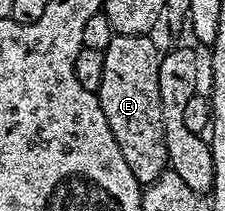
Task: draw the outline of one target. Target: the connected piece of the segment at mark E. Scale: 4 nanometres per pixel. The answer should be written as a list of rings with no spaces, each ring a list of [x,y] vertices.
[[[112,34],[109,45],[104,49],[105,69],[97,92],[99,104],[121,145],[125,165],[133,169],[133,177],[141,185],[148,185],[168,170],[165,149],[165,129],[161,109],[161,89],[159,88],[159,61],[161,47],[146,35]]]

